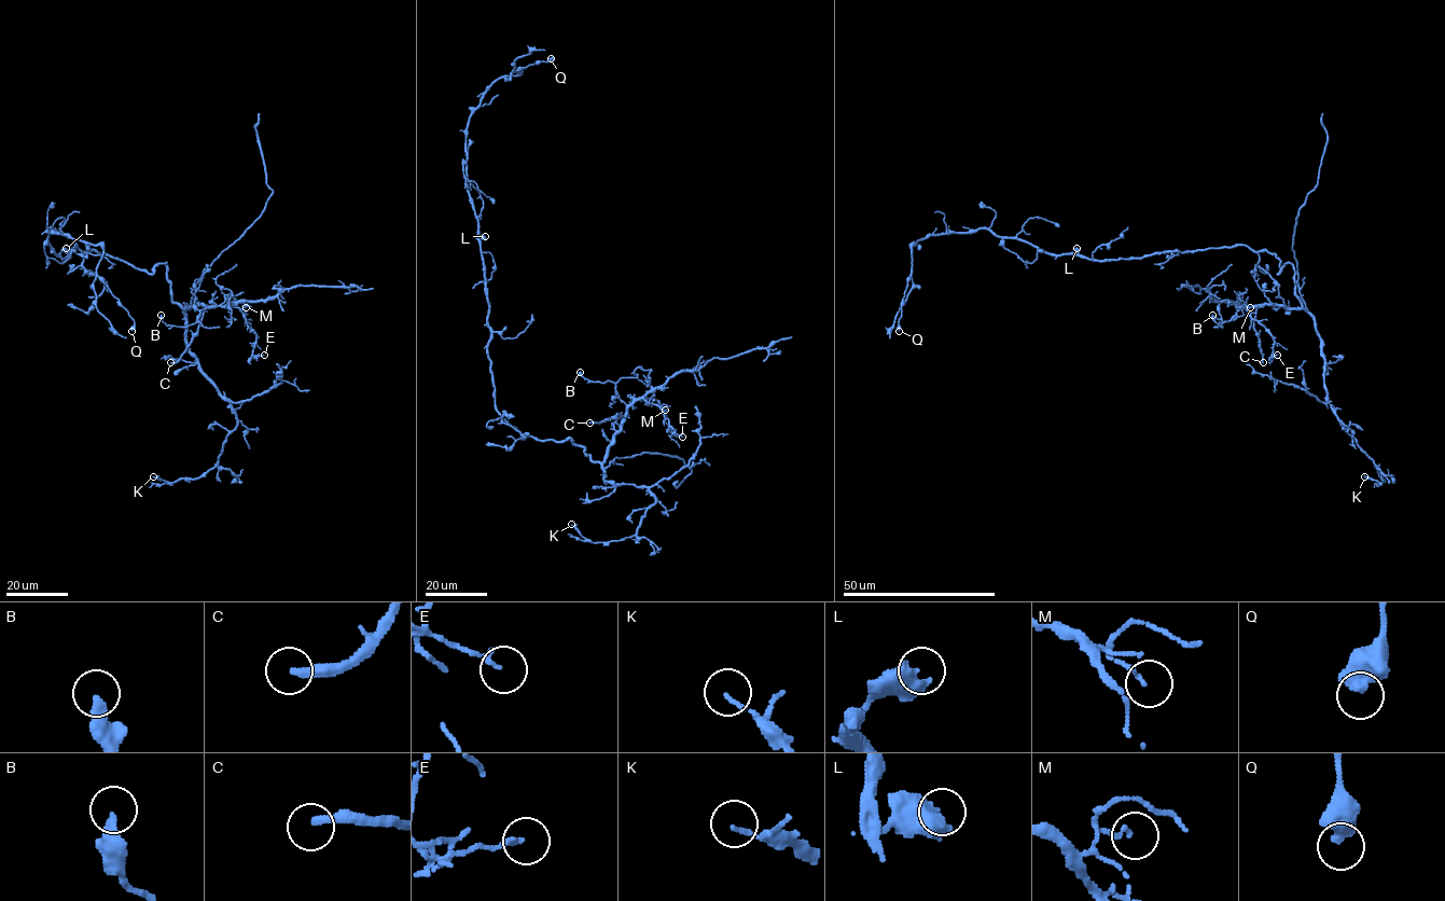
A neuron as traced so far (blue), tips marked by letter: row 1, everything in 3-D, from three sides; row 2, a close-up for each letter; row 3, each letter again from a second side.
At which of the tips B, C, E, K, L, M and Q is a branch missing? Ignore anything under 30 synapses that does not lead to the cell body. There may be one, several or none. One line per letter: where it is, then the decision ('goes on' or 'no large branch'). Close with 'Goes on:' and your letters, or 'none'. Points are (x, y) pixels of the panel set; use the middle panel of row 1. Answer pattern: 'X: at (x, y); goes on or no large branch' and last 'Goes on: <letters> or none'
B: at (580, 372); no large branch
C: at (589, 423); goes on
E: at (682, 437); no large branch
K: at (571, 524); no large branch
L: at (485, 236); no large branch
M: at (665, 410); no large branch
Q: at (551, 58); no large branch
Goes on: C

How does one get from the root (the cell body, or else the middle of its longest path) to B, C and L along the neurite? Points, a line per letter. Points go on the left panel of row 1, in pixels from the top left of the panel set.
B: (75, 247), (151, 274), (166, 263), (171, 299), (183, 307), (207, 307), (186, 327), (166, 326), (161, 315)
C: (75, 247), (111, 255), (151, 274), (166, 263), (171, 299), (183, 307), (206, 307), (185, 351), (170, 362)
L: (75, 247), (65, 261), (60, 253), (66, 248)

